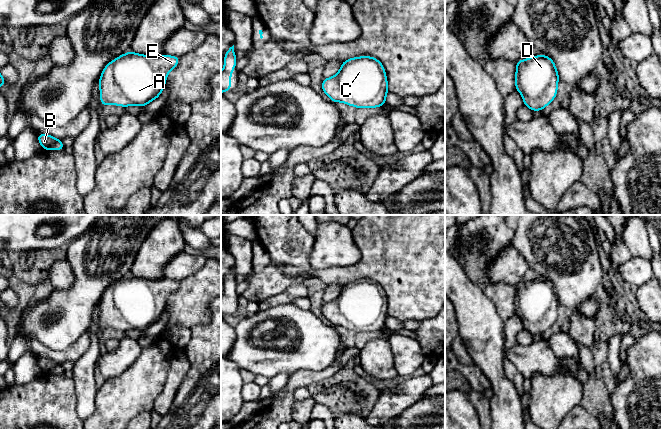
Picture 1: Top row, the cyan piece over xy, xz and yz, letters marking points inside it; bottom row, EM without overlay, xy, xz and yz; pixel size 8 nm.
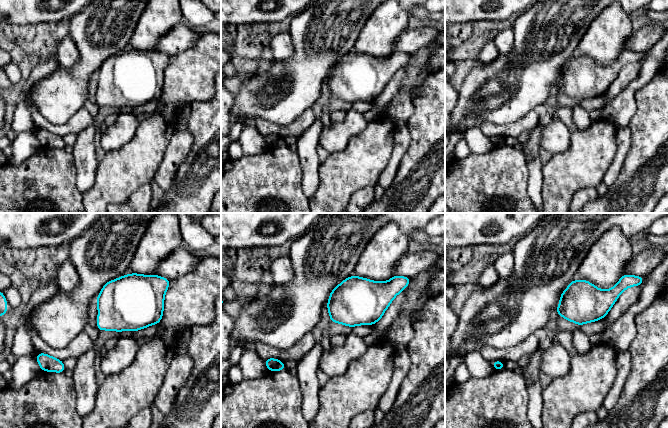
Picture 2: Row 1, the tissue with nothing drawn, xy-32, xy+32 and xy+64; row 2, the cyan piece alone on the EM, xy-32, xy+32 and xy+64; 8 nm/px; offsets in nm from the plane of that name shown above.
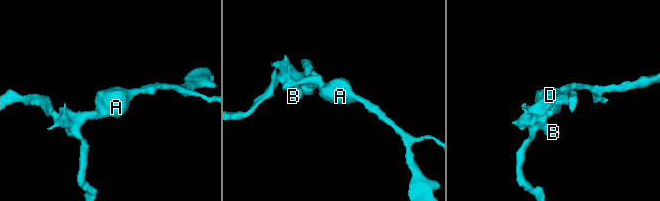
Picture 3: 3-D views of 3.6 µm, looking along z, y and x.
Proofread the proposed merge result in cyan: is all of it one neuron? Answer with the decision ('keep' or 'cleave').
keep

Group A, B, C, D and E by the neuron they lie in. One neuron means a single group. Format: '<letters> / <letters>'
A B C D E

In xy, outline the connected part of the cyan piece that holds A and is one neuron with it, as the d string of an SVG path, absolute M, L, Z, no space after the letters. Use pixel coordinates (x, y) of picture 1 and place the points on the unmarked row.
M132 275L115 282L104 291L98 306L102 331L107 328L146 330L160 320L168 297L178 289L179 283Z

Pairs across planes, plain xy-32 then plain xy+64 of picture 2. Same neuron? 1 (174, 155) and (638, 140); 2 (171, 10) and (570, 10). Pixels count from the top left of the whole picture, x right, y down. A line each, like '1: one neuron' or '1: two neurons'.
1: two neurons
2: two neurons

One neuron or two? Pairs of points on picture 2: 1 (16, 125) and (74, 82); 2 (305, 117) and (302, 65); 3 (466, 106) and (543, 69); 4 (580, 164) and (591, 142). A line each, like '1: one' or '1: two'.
1: two
2: two
3: one
4: one

